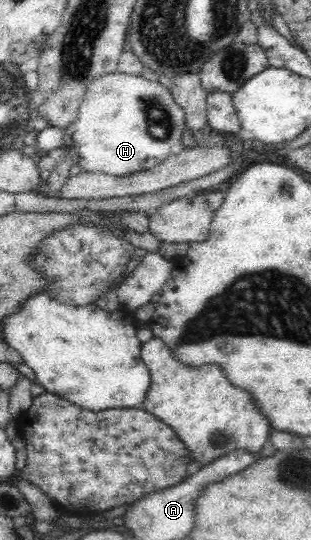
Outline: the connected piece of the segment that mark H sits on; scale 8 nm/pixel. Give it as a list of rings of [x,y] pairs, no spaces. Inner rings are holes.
[[[121,72],[91,81],[77,119],[64,131],[63,150],[81,170],[123,177],[151,169],[171,155],[185,130],[185,114],[159,81]]]

